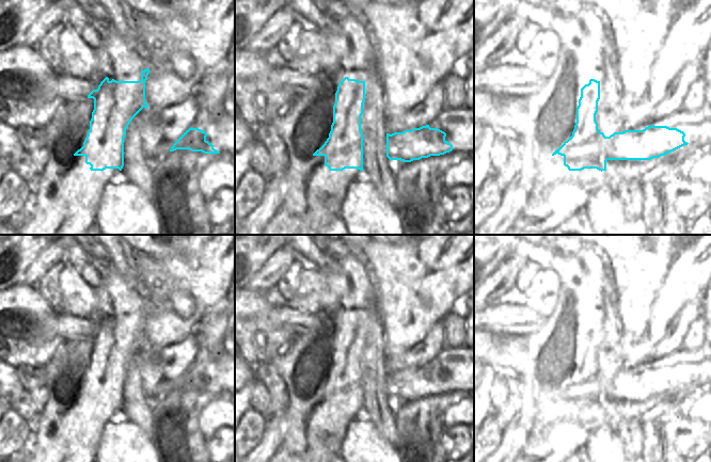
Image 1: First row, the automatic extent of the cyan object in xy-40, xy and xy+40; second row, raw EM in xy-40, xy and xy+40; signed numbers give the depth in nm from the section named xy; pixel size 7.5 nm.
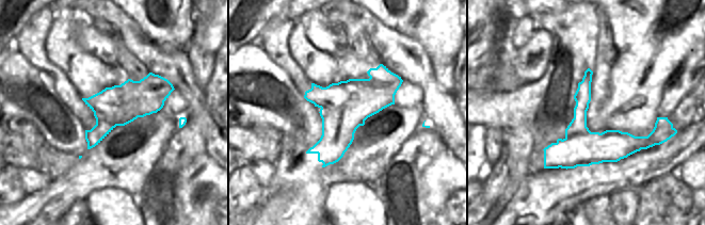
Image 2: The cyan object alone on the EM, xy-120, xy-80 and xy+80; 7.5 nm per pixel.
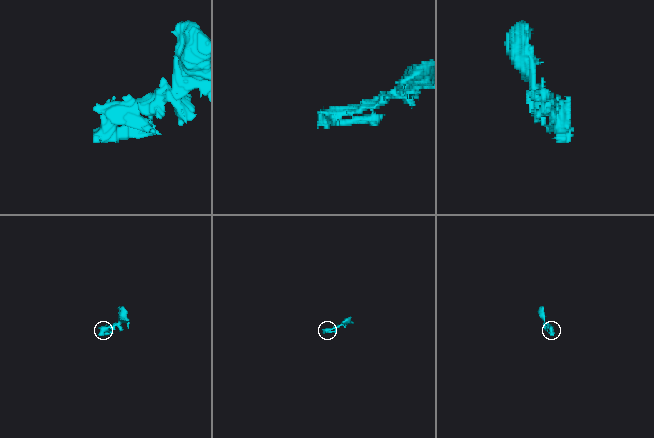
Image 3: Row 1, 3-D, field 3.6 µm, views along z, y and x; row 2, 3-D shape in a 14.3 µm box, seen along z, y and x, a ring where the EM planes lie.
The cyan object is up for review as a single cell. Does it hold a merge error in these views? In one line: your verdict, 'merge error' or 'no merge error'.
merge error

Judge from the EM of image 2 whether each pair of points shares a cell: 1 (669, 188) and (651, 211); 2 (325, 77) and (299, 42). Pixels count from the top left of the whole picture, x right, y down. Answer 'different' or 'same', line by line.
1: different
2: same

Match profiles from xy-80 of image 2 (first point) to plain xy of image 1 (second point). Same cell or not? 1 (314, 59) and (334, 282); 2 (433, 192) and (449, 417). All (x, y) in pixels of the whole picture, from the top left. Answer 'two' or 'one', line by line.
1: two
2: one

